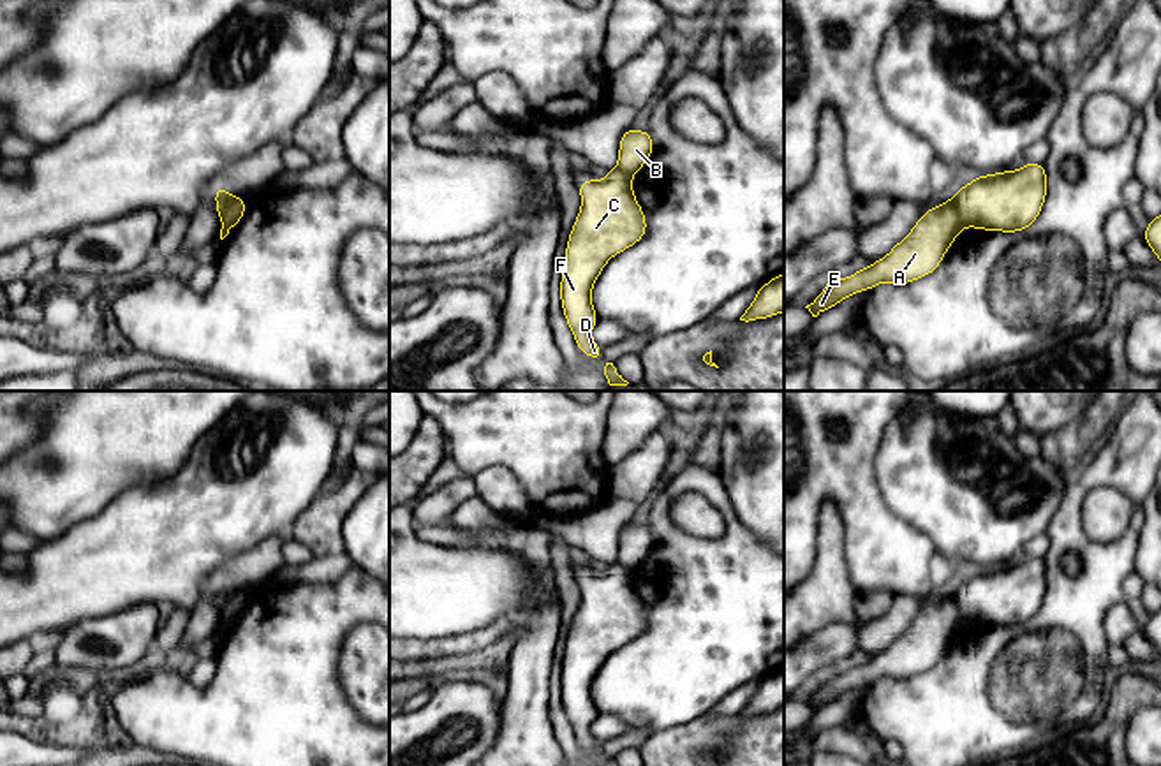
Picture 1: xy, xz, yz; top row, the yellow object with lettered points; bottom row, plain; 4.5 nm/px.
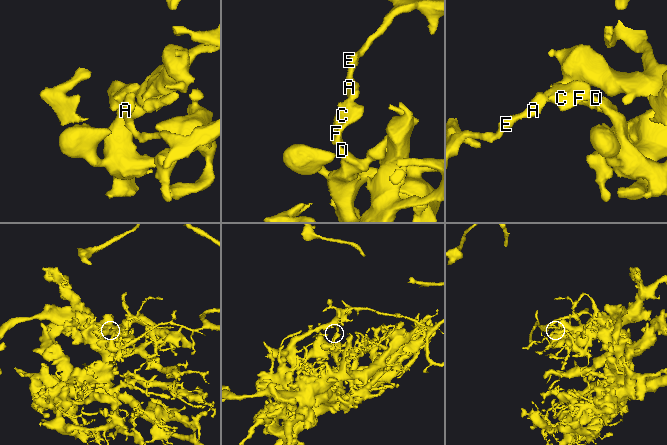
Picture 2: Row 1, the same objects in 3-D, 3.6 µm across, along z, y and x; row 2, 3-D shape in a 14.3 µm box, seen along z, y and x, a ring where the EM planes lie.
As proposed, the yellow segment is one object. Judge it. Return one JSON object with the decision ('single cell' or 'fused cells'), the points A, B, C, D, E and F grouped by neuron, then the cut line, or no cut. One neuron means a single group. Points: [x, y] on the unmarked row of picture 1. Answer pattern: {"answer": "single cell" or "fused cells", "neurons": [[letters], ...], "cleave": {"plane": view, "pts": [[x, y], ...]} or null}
{"answer": "fused cells", "neurons": [["A", "B", "E"], ["C", "D", "F"]], "cleave": {"plane": "yz", "pts": [[952, 596], [964, 620]]}}

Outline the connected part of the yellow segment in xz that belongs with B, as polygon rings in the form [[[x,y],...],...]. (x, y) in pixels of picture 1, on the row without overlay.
[[[627,523],[620,532],[617,563],[634,569],[638,567],[654,546],[654,534],[648,525]]]

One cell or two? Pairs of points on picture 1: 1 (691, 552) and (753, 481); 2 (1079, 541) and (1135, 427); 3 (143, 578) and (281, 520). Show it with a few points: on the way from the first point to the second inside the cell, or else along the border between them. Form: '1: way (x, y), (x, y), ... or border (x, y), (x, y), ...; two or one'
1: border (717, 472), (737, 518), (756, 537); two
2: way (1073, 513), (1075, 493), (1114, 455); one
3: way (177, 545), (201, 520), (247, 520); one

